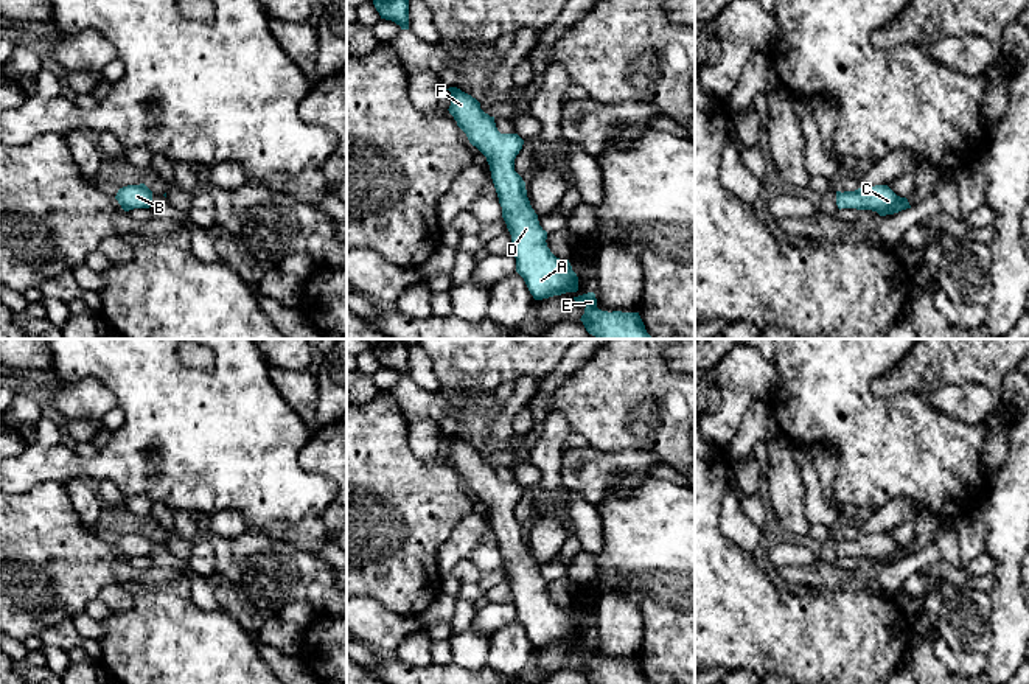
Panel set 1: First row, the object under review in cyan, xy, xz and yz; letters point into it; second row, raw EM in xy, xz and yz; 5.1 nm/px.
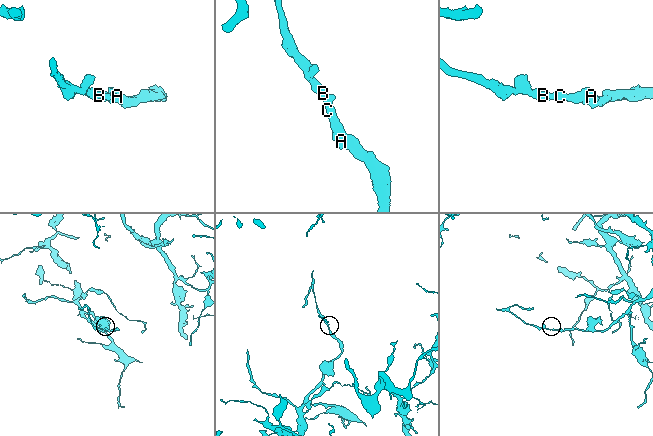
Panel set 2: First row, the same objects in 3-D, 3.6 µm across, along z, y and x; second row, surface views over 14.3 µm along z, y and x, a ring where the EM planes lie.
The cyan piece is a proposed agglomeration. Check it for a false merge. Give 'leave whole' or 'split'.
leave whole

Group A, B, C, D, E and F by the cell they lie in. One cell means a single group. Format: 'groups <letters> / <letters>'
groups A B C D E F

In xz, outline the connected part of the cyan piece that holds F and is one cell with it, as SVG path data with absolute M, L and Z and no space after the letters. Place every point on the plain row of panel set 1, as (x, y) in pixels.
M457 435L446 437L451 440L449 462L457 474L466 482L469 491L476 494L490 513L491 527L502 555L502 566L511 583L513 603L516 606L516 620L524 626L535 648L561 644L578 639L578 625L572 619L569 608L556 606L547 595L547 580L539 574L538 563L527 546L525 530L514 519L514 507L522 497L524 488L518 482L501 482L496 476L494 465L480 457L480 451Z

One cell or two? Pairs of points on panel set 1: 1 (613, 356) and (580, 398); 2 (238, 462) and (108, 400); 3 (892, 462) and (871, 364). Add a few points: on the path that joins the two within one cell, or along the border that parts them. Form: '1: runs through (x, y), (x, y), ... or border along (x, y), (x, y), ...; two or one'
1: runs through (611, 367), (591, 387); one
2: border along (90, 378), (101, 383), (115, 397), (117, 404); two
3: runs through (874, 437), (868, 431), (865, 389); one

